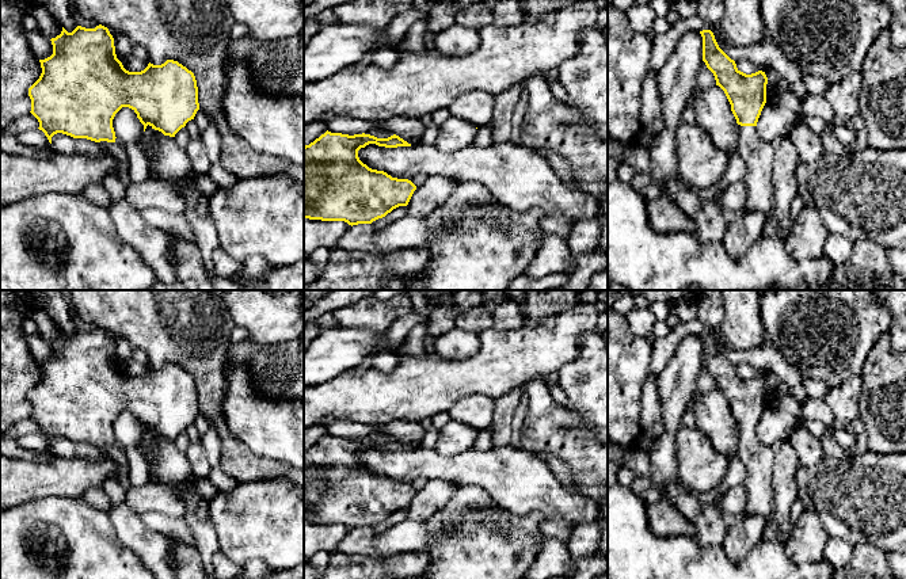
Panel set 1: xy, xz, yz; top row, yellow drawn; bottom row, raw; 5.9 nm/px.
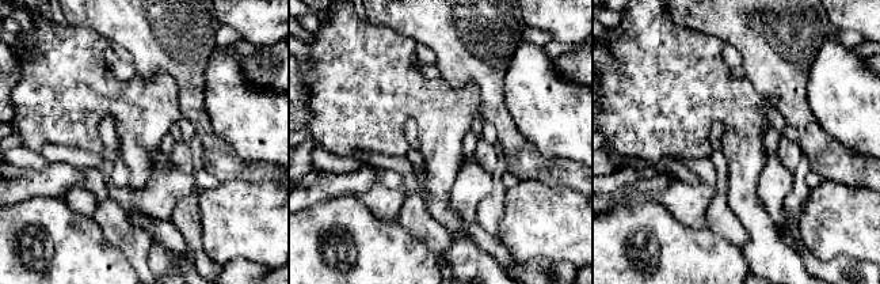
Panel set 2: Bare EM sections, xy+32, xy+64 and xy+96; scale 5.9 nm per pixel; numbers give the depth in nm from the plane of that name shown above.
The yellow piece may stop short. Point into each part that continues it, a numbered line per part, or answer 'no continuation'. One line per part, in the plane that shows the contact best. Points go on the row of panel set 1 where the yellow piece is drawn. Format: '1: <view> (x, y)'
1: yz (757, 153)

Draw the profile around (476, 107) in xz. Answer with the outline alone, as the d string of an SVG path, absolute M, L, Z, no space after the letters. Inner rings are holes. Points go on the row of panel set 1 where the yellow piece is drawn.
M471 91L458 95L448 107L450 115L475 127L491 125L495 96L484 91Z

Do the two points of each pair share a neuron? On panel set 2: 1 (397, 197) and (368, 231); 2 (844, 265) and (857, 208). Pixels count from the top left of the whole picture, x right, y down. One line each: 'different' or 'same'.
1: different
2: different

